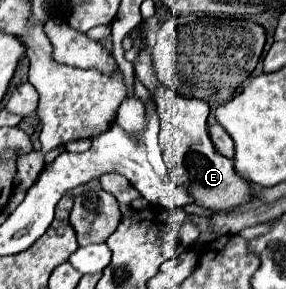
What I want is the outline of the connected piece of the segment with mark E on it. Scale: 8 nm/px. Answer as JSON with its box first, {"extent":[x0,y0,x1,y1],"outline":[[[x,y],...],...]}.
{"extent":[135,50,255,212],"outline":[[[145,50],[135,60],[135,74],[153,92],[153,100],[157,104],[157,114],[161,118],[159,140],[161,140],[163,160],[169,170],[169,180],[179,186],[185,186],[189,196],[193,198],[193,204],[213,212],[231,212],[237,206],[251,202],[255,198],[253,184],[235,170],[231,158],[221,156],[215,150],[215,144],[209,138],[207,102],[195,98],[183,98],[175,90],[161,86],[155,80],[155,70],[151,68],[151,58]]]}

